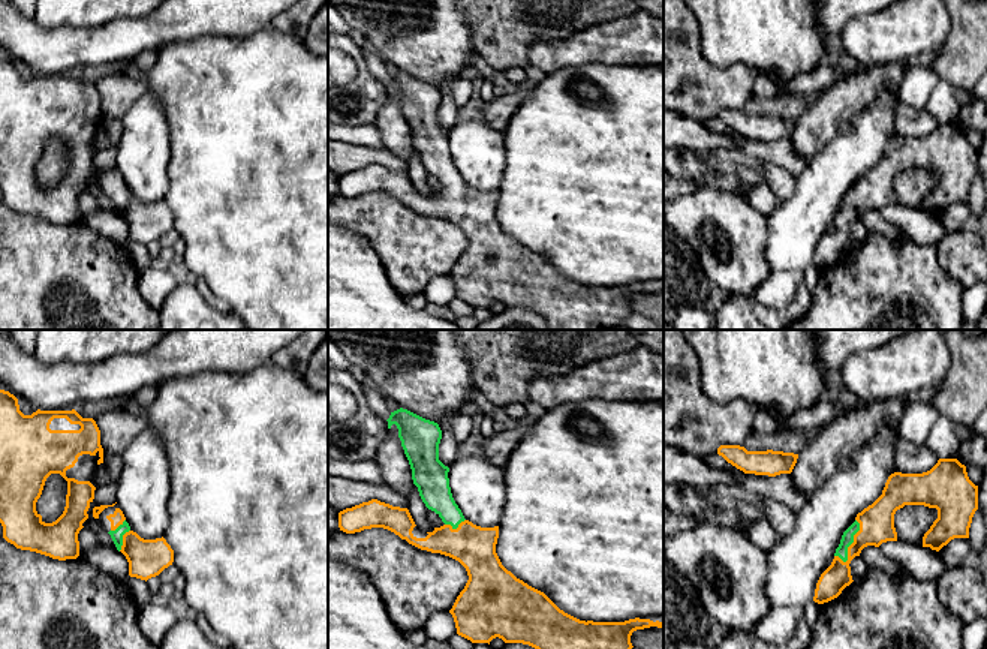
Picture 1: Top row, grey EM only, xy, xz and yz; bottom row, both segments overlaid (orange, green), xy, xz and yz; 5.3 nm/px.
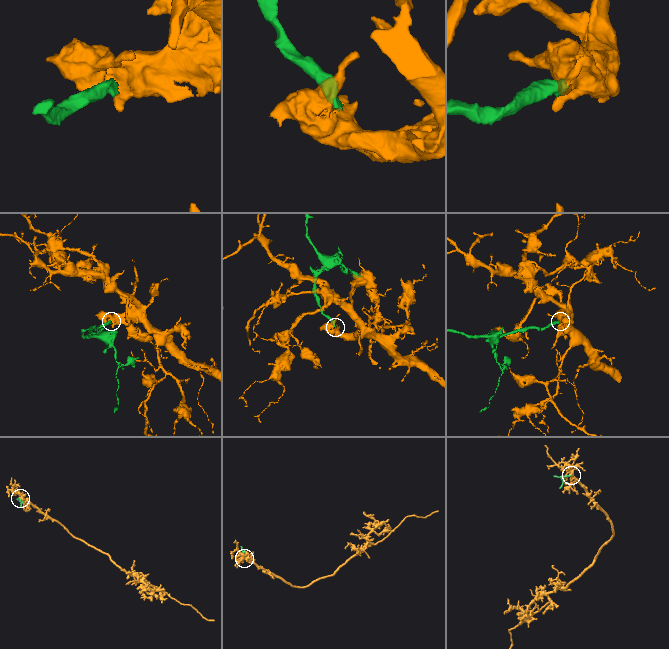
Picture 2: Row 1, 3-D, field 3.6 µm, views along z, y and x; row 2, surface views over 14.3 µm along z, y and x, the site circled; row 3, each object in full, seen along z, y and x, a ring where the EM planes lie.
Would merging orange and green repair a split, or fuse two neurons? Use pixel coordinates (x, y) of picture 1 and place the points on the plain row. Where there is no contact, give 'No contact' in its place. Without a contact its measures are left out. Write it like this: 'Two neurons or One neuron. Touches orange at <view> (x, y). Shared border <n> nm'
One neuron. Touches orange at yz (854, 206). Shared border 240 nm

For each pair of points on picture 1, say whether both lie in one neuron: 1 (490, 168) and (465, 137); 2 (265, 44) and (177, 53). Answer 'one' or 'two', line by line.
1: one
2: one

